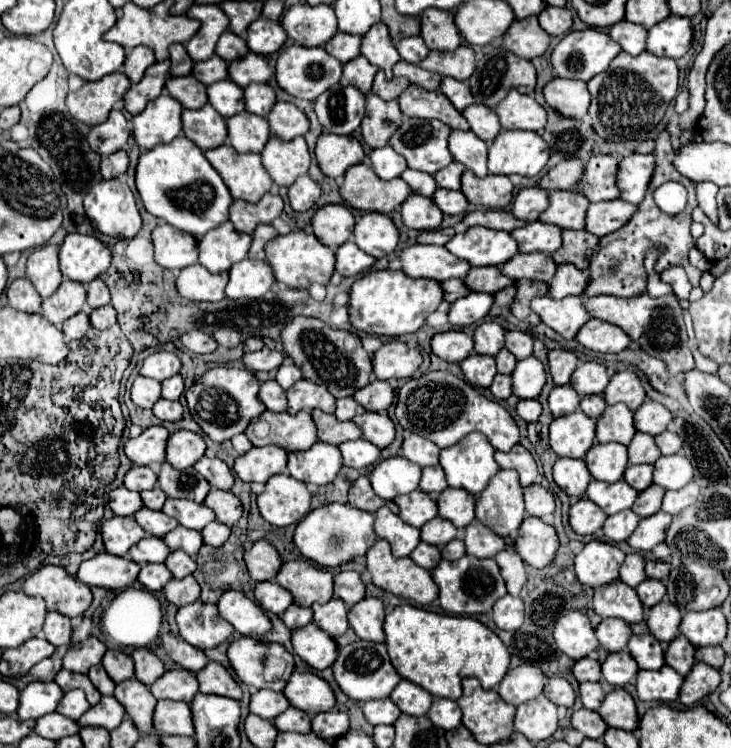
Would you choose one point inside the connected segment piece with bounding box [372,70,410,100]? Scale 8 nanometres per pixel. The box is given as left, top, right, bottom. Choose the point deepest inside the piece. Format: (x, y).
(386, 90)

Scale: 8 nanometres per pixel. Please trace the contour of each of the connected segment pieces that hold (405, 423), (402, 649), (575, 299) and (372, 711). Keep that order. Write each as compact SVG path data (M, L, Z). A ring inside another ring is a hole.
M426 372L418 378L410 378L400 390L396 400L396 420L404 430L410 430L438 448L450 448L470 432L480 432L488 438L494 450L510 450L520 440L514 418L494 400L482 396L476 388L466 384L448 372Z
M402 604L386 614L384 632L396 672L438 698L458 700L462 694L460 680L466 676L478 678L482 688L496 688L510 664L510 654L502 640L490 628L472 618L434 614Z
M540 296L530 302L530 308L540 316L542 324L550 326L566 340L572 340L576 332L582 328L582 324L590 320L582 296L568 296L562 300Z
M368 700L364 704L364 716L370 724L378 726L378 724L394 724L400 716L400 708L390 700Z

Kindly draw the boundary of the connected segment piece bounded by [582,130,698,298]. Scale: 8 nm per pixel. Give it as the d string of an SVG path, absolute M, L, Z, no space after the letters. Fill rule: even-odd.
M664 130L658 134L658 138L654 140L656 148L654 148L654 158L656 158L656 168L652 174L652 180L648 184L648 194L644 196L644 200L638 204L638 210L634 212L634 216L630 218L628 224L624 224L622 228L618 228L618 232L612 232L610 236L602 236L598 246L594 248L592 256L590 256L590 266L588 266L588 286L584 288L584 298L592 298L592 296L600 296L600 294L610 294L610 296L620 296L620 298L634 298L646 292L646 280L648 274L644 270L644 254L646 248L654 246L654 244L662 244L668 246L668 250L660 256L660 260L656 262L656 274L664 272L670 266L682 266L686 270L690 270L690 262L688 262L688 250L694 246L694 238L690 234L690 224L692 224L692 216L690 212L698 206L696 200L696 190L694 184L690 184L684 176L678 176L678 172L674 172L674 168L670 168L670 160L674 156L674 148L670 142L670 134ZM676 180L680 184L686 186L688 190L688 206L684 208L684 212L680 214L666 214L662 212L656 202L652 200L652 194L660 184Z

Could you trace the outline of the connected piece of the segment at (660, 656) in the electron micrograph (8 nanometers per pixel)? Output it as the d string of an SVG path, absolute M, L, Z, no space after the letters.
M650 634L632 636L628 642L628 652L638 662L638 668L646 670L658 670L664 666L664 650L658 640Z

